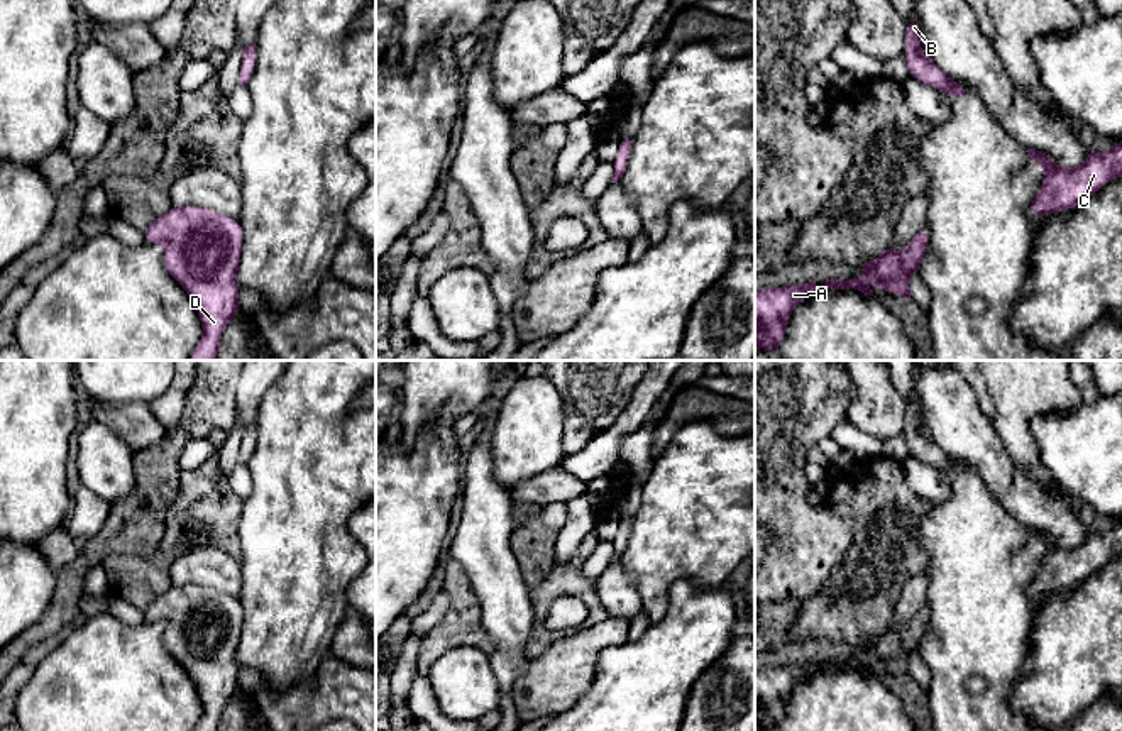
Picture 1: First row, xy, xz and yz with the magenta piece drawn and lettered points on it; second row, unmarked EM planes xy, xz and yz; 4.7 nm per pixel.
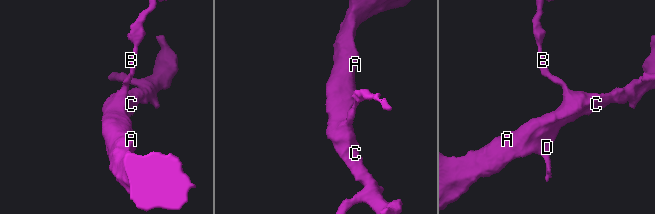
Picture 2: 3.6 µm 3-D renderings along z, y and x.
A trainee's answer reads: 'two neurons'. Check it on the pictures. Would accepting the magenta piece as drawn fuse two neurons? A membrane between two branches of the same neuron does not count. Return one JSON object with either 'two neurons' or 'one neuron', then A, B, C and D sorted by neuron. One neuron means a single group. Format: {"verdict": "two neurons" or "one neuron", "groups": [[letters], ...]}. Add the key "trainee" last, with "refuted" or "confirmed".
{"verdict": "one neuron", "groups": [["A", "B", "C", "D"]], "trainee": "refuted"}

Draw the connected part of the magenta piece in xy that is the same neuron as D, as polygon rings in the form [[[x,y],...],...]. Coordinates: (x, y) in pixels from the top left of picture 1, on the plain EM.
[[[196,584],[173,585],[144,609],[144,623],[164,624],[164,648],[198,690],[203,716],[193,731],[218,731],[223,709],[239,692],[242,619],[237,597]]]

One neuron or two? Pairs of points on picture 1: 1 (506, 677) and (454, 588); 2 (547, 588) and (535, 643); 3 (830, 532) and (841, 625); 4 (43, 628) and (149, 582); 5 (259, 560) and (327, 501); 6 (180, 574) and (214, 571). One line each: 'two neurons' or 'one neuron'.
1: two neurons
2: one neuron
3: two neurons
4: two neurons
5: one neuron
6: one neuron

